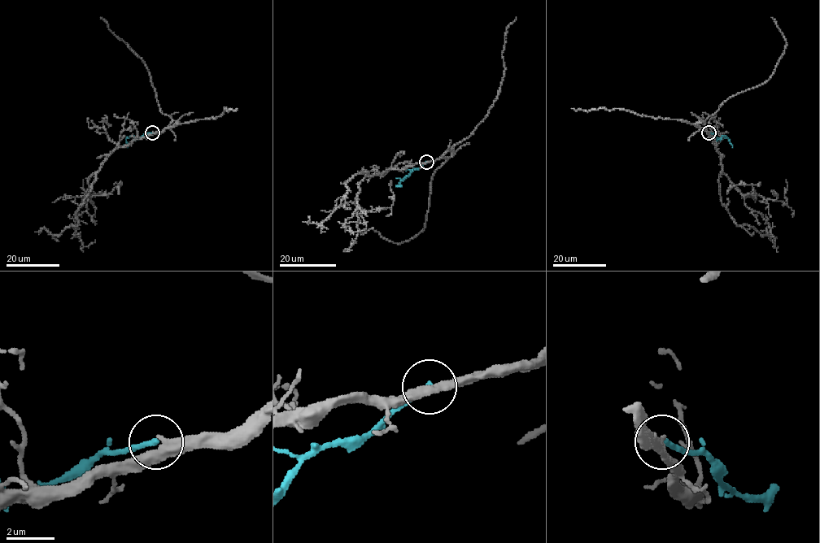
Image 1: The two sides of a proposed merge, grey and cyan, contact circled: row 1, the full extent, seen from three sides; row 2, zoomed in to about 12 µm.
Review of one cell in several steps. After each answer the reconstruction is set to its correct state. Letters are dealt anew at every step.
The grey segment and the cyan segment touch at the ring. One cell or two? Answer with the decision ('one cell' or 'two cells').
two cells

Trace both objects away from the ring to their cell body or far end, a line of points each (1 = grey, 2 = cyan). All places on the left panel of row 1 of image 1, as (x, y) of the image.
1: (152, 132), (118, 146), (108, 156), (76, 215), (76, 225), (67, 227), (59, 235), (41, 231)
2: (152, 132), (137, 138), (128, 136), (126, 139), (127, 147)

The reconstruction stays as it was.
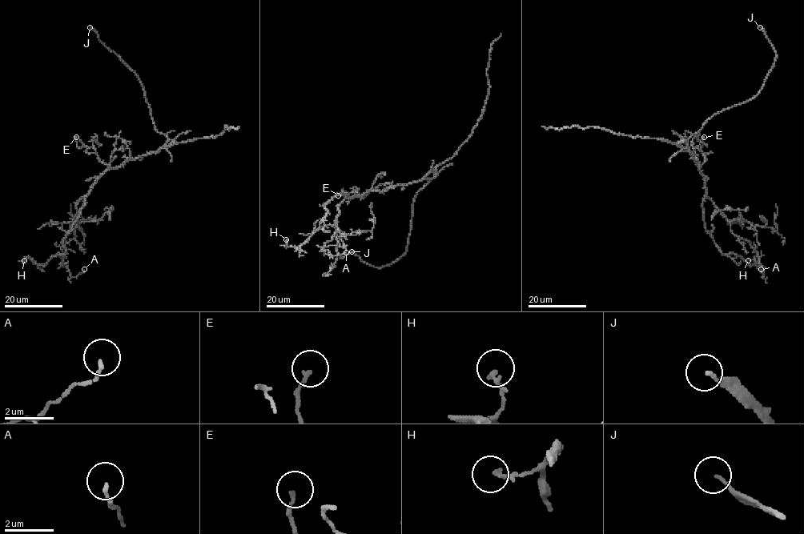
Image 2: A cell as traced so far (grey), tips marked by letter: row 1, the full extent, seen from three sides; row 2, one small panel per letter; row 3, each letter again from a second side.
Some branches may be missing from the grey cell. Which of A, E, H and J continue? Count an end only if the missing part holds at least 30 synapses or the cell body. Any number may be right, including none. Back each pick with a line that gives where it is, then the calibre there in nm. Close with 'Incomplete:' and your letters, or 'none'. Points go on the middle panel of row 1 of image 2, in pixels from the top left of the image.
J: at (351, 251); 140 nm thick
Incomplete: J

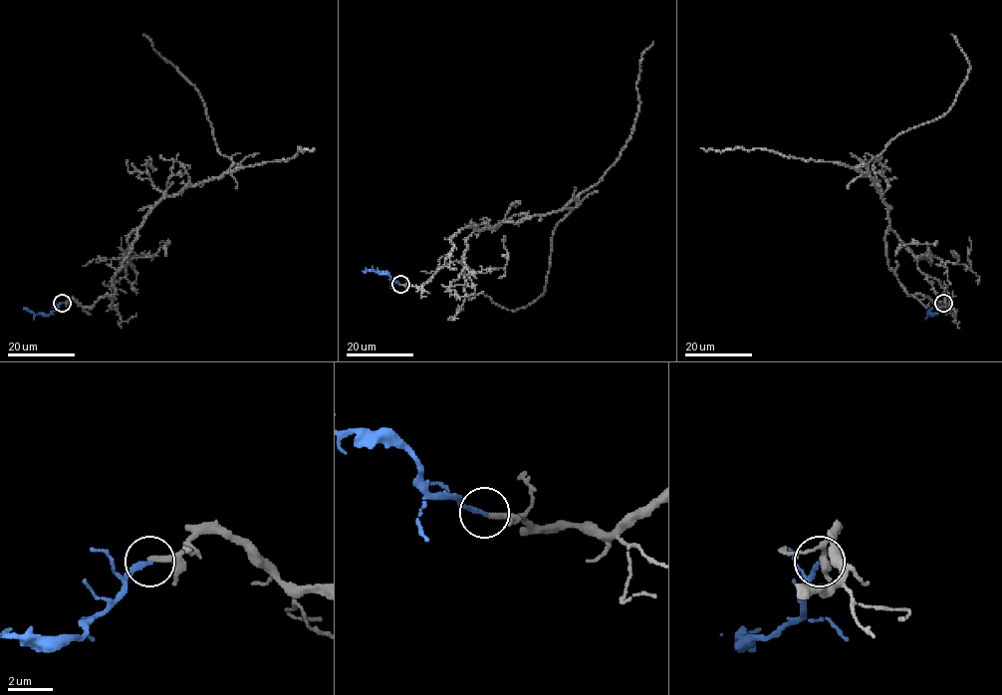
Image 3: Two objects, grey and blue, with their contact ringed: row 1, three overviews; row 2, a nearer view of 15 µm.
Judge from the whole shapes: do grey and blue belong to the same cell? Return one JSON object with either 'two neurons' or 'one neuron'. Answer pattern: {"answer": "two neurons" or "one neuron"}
{"answer": "one neuron"}

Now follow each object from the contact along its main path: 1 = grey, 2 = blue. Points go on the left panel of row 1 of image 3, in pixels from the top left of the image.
1: (62, 303), (91, 307), (113, 295), (144, 216), (232, 163), (198, 90), (142, 34)
2: (62, 303), (49, 314), (33, 314), (23, 309)

